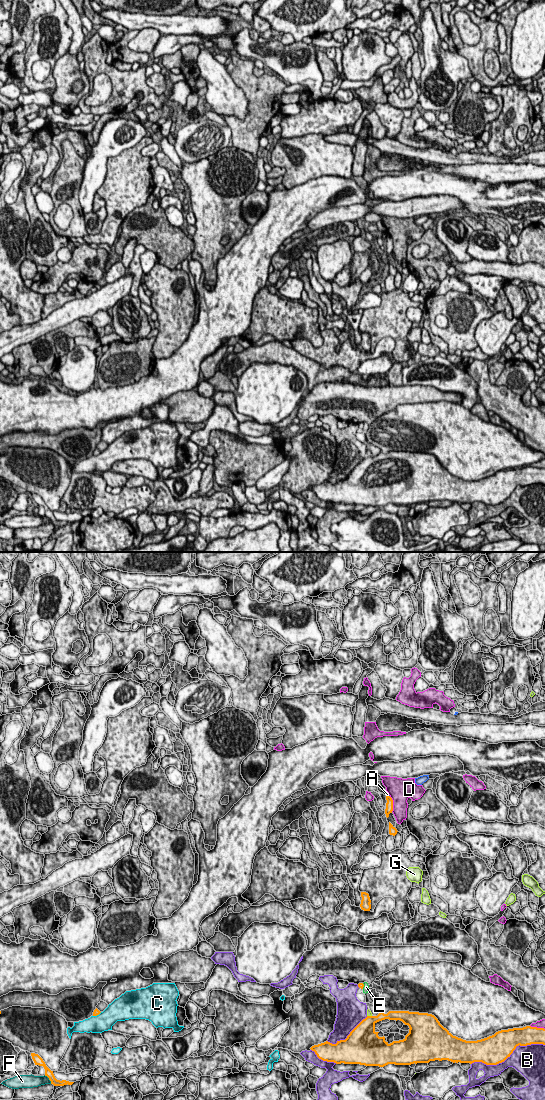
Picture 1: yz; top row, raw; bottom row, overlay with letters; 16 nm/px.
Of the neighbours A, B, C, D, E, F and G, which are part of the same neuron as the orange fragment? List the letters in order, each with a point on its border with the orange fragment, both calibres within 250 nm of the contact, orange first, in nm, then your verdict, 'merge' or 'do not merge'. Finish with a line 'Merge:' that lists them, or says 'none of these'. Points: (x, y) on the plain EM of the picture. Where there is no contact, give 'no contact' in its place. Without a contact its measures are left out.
A: yz (388, 236) | 130/50 nm | do not merge
B: yz (508, 496) | 460/400 nm | do not merge
C: yz (97, 454) | 100/300 nm | do not merge
D: yz (392, 244) | 130/340 nm | do not merge
E: yz (363, 426) | 90/100 nm | do not merge
F: yz (49, 519) | 120/190 nm | do not merge
G: yz (369, 456) | 320/70 nm | do not merge
Merge: none of these

